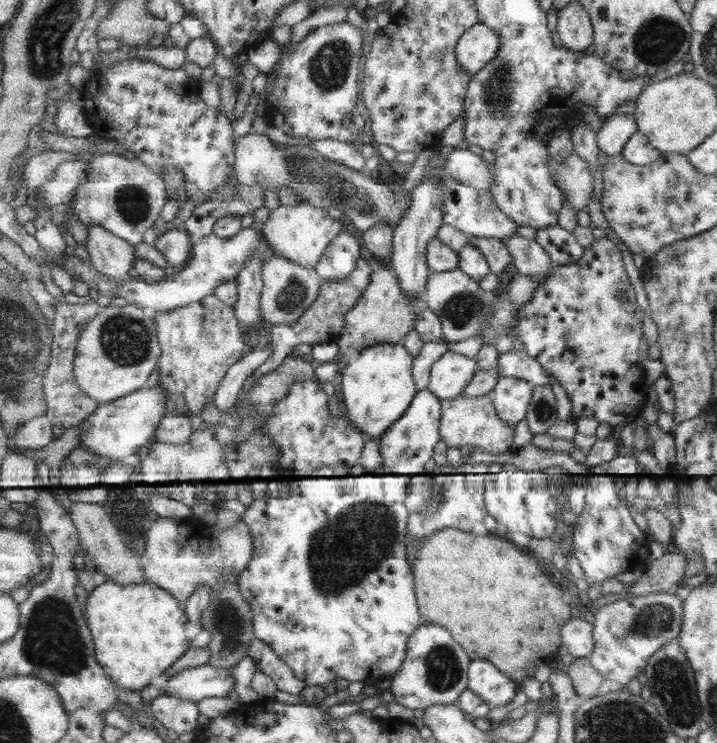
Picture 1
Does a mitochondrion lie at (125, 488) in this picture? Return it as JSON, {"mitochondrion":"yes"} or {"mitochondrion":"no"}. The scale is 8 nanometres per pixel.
{"mitochondrion":"no"}

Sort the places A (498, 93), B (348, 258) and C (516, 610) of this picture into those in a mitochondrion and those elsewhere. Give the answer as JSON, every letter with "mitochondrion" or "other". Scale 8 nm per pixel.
{"A":"mitochondrion","B":"other","C":"other"}

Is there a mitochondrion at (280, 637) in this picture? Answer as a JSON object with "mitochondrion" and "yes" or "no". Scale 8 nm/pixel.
{"mitochondrion":"no"}

